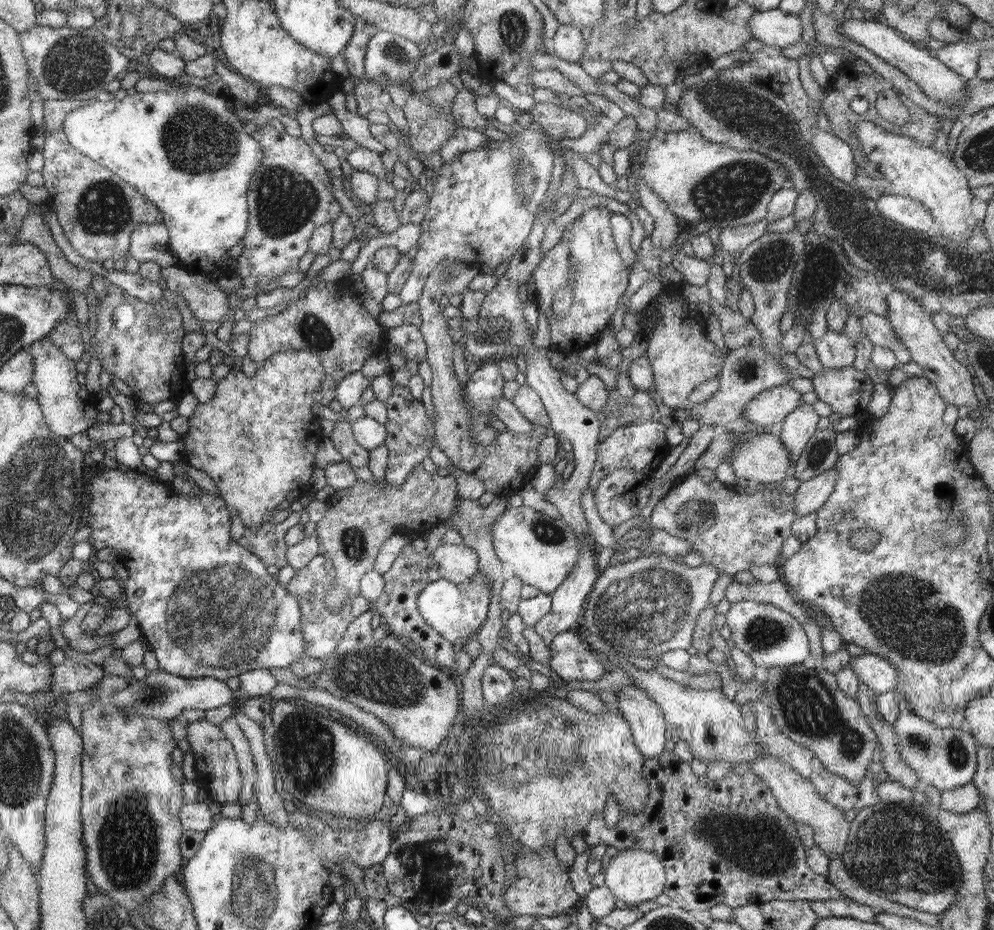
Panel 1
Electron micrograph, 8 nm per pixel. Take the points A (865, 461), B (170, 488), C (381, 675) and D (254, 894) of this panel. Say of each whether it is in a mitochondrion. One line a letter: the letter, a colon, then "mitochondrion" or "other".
A: other
B: other
C: mitochondrion
D: mitochondrion

